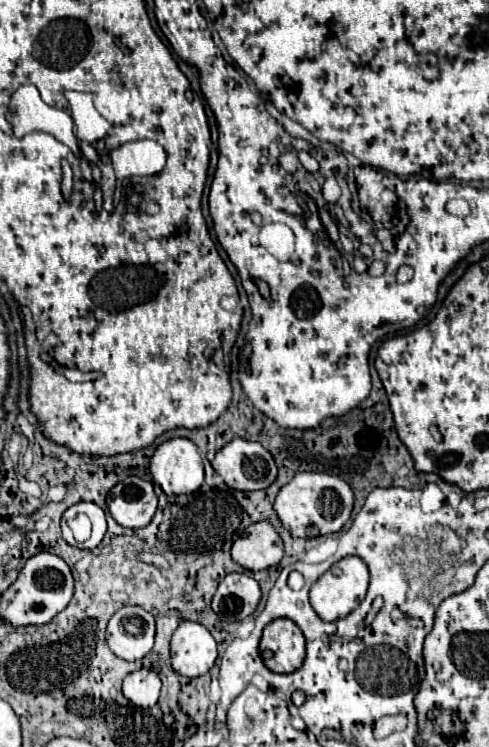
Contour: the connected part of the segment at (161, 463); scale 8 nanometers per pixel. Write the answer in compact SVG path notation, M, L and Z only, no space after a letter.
M175 437L161 443L149 465L153 483L167 495L193 493L203 485L203 461L193 441Z

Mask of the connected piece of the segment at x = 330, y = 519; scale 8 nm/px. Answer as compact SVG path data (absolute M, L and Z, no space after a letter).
M297 473L277 495L275 499L275 511L285 525L285 529L291 531L293 537L317 537L327 533L337 533L341 527L349 521L353 511L353 491L351 487L341 479L333 477L329 473Z

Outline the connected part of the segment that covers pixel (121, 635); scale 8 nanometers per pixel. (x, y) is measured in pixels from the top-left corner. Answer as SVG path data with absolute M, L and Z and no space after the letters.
M123 605L113 613L107 625L109 649L125 659L139 661L153 649L155 619L143 607Z

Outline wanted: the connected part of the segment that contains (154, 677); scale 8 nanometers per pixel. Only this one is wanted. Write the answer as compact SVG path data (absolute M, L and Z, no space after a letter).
M141 667L139 671L133 671L123 681L123 695L139 707L153 707L159 699L161 691L161 679L155 669Z

